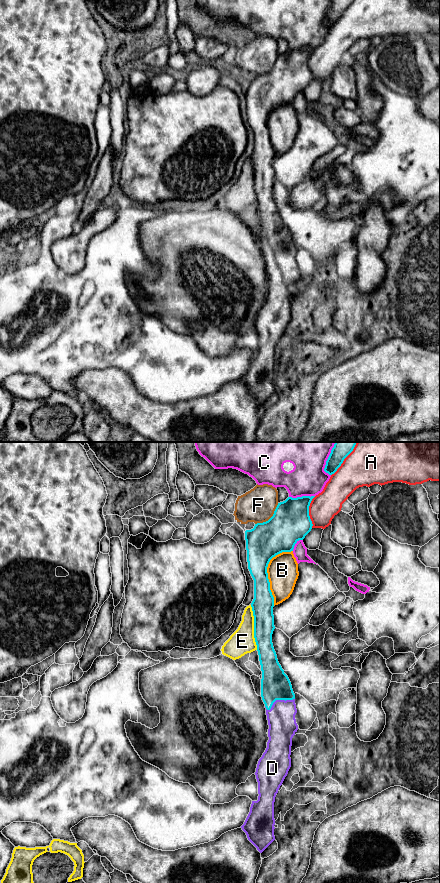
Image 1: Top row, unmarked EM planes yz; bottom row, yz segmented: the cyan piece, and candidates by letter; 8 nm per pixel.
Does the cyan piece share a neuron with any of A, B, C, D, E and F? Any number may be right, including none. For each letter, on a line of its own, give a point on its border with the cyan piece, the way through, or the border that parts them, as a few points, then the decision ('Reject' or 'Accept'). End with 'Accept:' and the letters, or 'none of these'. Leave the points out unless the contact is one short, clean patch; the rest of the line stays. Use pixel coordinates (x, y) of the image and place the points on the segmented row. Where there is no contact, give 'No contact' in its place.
A: Touches cyan at yz (344, 458). Reject
B: Touches cyan at yz (266, 572). Reject
C: Touches cyan at yz (327, 459). Reject
D: Touches cyan at yz (278, 699). Path across: yz (275, 685), (278, 699), (281, 719). Accept
E: Touches cyan at yz (254, 627). Reject
F: Touches cyan at yz (270, 518). Reject
Accept: D

